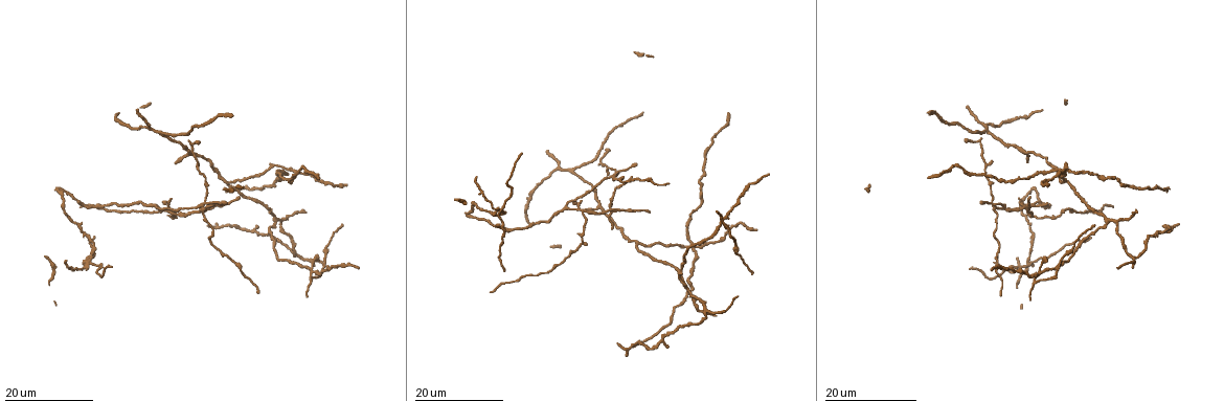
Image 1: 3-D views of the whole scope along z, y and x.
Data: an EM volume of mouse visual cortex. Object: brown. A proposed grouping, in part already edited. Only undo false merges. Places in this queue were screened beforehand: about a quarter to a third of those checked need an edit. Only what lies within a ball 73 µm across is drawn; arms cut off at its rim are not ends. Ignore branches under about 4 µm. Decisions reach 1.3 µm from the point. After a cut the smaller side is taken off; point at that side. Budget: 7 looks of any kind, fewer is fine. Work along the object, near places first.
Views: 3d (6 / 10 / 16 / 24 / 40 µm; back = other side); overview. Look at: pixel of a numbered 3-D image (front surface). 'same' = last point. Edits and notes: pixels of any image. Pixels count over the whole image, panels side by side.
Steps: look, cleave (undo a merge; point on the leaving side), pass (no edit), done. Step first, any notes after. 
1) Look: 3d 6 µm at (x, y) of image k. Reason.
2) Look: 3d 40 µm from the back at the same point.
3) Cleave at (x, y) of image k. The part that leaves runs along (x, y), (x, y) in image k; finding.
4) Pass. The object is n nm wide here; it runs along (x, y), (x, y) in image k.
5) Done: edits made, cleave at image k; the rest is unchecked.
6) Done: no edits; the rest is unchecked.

Look: 3d 16 µm at (1031, 263) of image 1. Looks like a crossing.

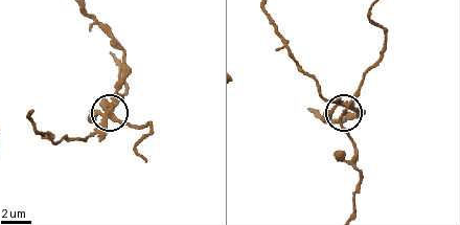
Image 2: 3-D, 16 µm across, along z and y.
Look: 3d 10 µm at (342, 114) of image 2.

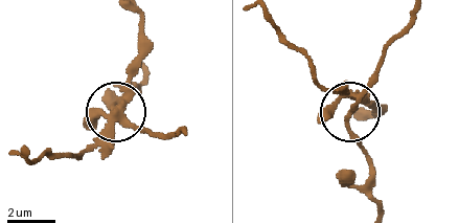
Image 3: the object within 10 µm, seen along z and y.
Cleave at (348, 126) of image 3. The side arm is 17 µm long; the part that leaves runs along (356, 96), (349, 130), (363, 154), (367, 191), (377, 208) in image 3; two cells meet here.

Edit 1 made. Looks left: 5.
Look: 3d 16 µm at (1116, 223) of image 1.

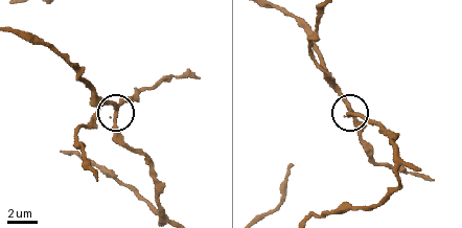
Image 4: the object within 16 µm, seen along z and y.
Look: 3d 6 µm at (120, 107) of image 4.

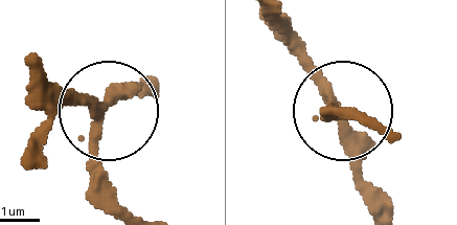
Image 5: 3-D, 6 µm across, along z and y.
Pass. It runs along (33, 66), (60, 92), (104, 106), (140, 79) in image 5; continuous, no second cell.

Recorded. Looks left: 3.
Look: 3d 24 µm at (312, 271) of image 1. Four-way junction.

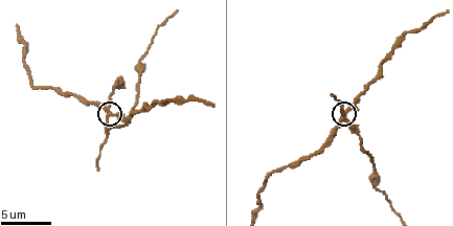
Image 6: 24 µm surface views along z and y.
Look: 3d 10 µm at (109, 114) of image 6.

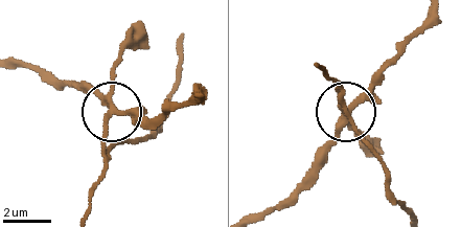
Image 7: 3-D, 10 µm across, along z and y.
Cleave at (114, 66) of image 7. The side arm is 17 µm long; 4 arms meet here; two cells meet here.

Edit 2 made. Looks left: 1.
Done: edits made, cleave at image 3, cleave at image 7; the rest is unchecked.

